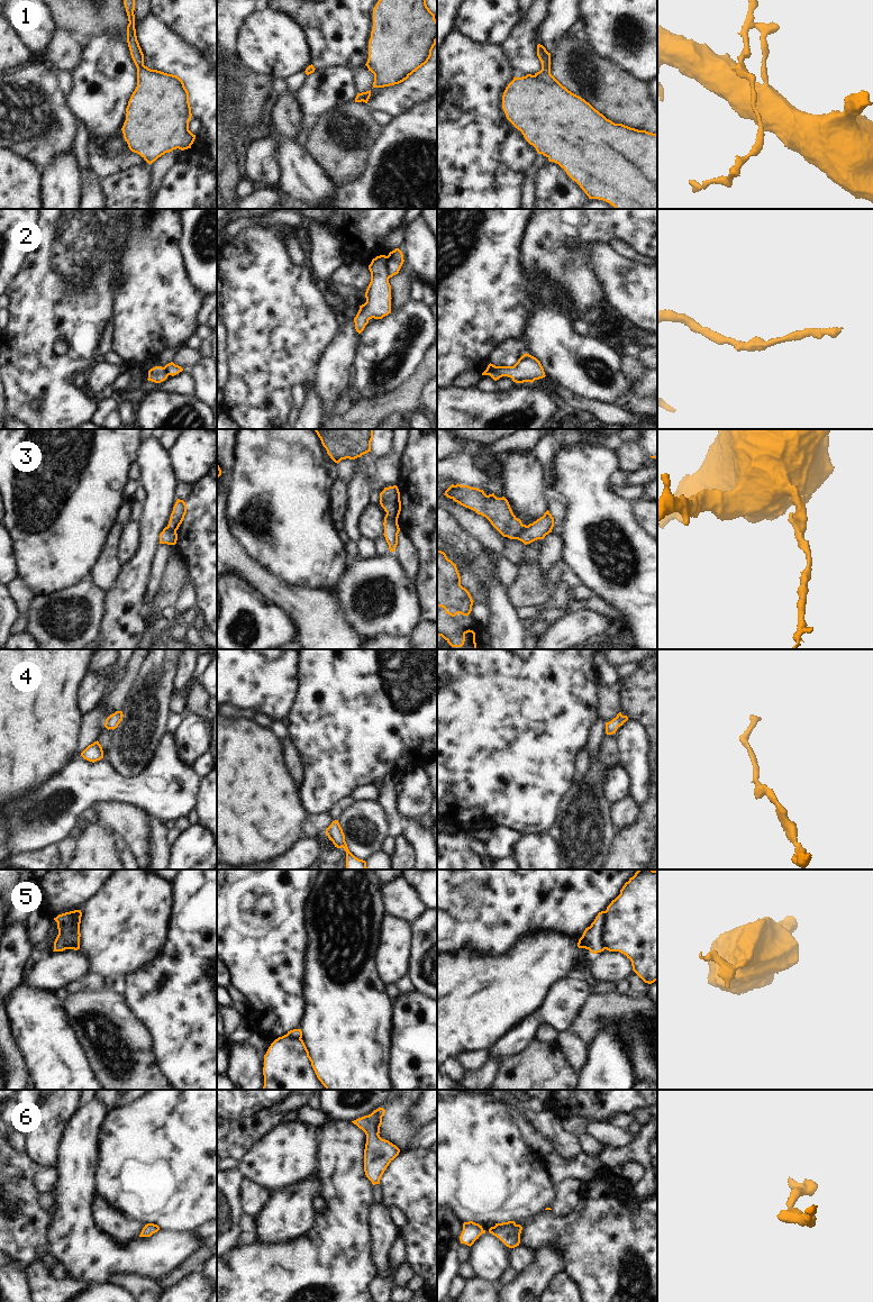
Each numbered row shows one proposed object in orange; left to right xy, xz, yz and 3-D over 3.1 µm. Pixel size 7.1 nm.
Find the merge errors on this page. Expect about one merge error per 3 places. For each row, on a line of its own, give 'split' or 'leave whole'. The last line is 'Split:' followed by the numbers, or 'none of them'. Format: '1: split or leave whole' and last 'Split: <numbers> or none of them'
1: leave whole
2: split
3: split
4: leave whole
5: split
6: leave whole
Split: 2, 3, 5

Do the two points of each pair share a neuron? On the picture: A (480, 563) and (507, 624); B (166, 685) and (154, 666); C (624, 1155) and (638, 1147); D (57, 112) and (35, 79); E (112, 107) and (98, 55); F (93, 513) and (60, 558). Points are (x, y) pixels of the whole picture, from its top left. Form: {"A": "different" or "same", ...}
{"A": "same", "B": "same", "C": "same", "D": "same", "E": "same", "F": "same"}

